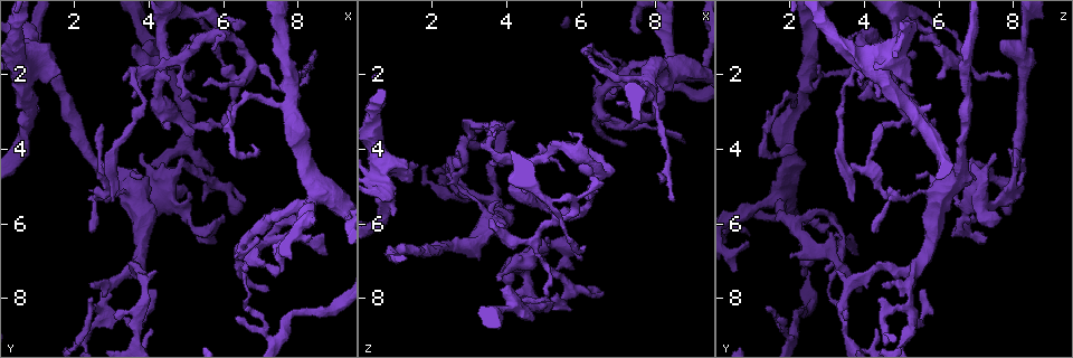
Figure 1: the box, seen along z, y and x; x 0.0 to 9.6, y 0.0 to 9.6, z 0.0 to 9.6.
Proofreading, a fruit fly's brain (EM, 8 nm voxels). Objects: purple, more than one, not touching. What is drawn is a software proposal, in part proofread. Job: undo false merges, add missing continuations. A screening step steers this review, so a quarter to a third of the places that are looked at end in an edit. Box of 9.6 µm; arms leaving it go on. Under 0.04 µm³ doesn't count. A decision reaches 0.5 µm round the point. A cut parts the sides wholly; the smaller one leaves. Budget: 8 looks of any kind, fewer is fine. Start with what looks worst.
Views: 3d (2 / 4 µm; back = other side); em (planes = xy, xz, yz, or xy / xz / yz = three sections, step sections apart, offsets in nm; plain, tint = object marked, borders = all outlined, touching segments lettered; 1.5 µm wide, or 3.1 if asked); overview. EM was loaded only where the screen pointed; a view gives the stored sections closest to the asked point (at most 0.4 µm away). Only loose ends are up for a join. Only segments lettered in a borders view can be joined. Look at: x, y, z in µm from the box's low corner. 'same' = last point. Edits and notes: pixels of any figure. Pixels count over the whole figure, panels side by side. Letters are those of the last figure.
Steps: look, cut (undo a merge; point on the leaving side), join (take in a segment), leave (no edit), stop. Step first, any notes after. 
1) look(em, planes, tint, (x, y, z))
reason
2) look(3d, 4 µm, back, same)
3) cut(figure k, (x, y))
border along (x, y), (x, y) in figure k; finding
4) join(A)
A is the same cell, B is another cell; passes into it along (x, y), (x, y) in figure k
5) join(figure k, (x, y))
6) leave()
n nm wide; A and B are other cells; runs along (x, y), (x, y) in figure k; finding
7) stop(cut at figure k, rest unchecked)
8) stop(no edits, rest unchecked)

look(em, yz, step 8, borders, (3.80, 4.80, 5.40))
branch stops here

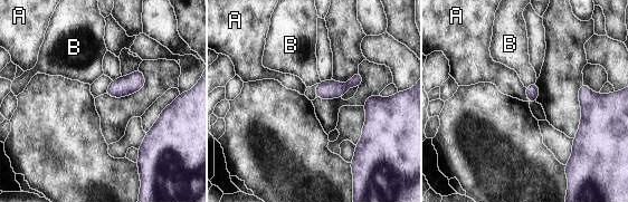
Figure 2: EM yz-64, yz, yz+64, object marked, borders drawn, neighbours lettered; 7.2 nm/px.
look(em, planes, borders, same)
cut it another way

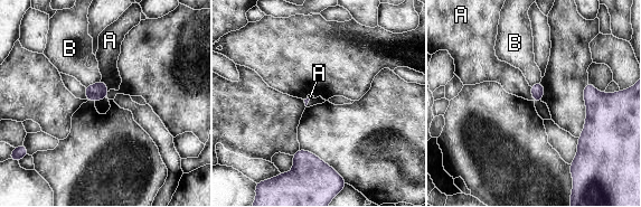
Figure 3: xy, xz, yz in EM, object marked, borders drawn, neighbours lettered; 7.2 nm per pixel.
leave()
A and B are other cells; border along (529, 86), (533, 100) in figure 3; none of them fits

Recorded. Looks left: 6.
look(em, planes, borders, (6.45, 2.25, 5.10))

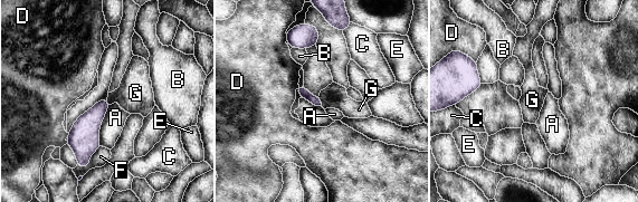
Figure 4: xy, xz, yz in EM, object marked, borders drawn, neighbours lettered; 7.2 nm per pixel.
leave()
A, B, C, D, E, F and G are other cells; border along (317, 97), (322, 105) in figure 4; no lettered segment goes on from it

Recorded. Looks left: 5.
look(em, planes, tint, (7.55, 7.25, 2.45))
free end

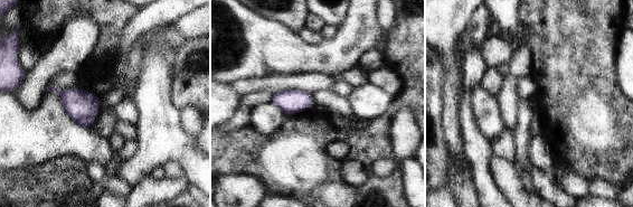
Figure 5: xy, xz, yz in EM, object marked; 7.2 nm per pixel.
look(em, planes, borders, same)
see the neighbours

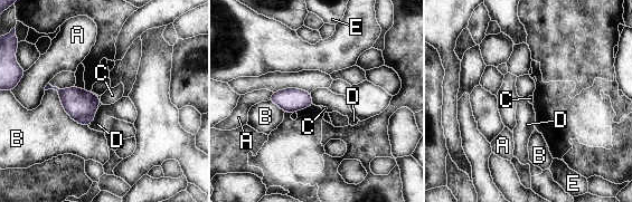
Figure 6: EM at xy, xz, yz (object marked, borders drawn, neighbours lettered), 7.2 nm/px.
leave()
A, B, C, D and E are other cells; border along (310, 93), (314, 104) in figure 6; none of them fits

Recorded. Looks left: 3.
stop(no edits, rest unchecked)

